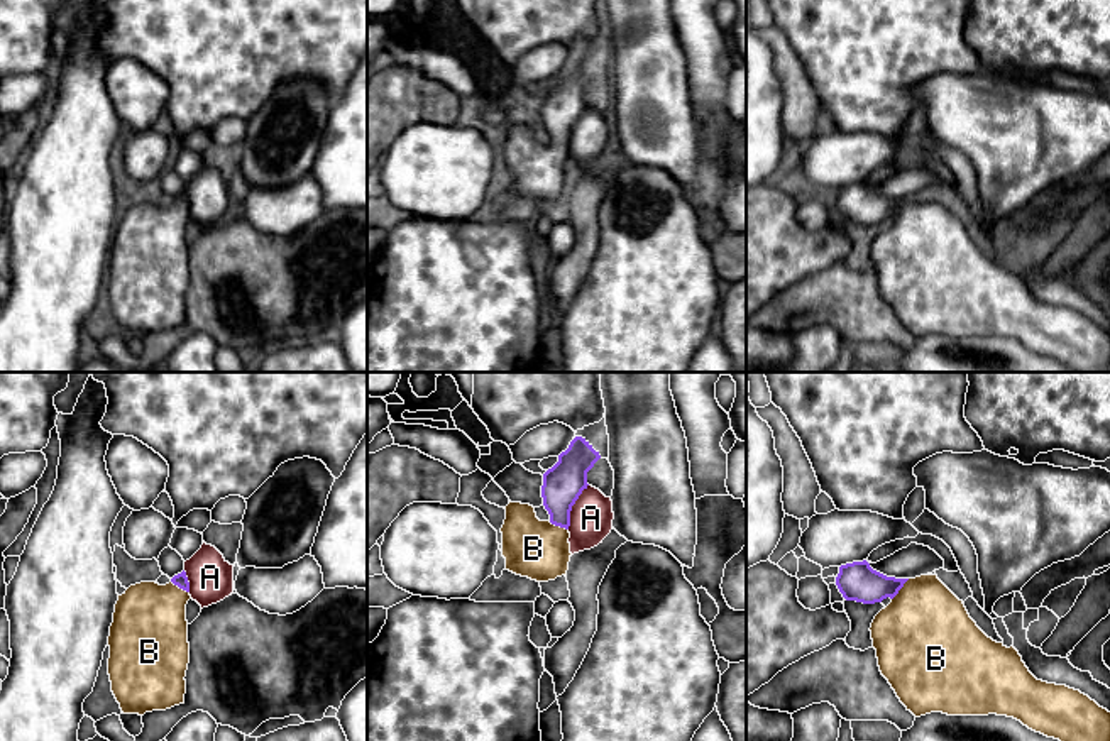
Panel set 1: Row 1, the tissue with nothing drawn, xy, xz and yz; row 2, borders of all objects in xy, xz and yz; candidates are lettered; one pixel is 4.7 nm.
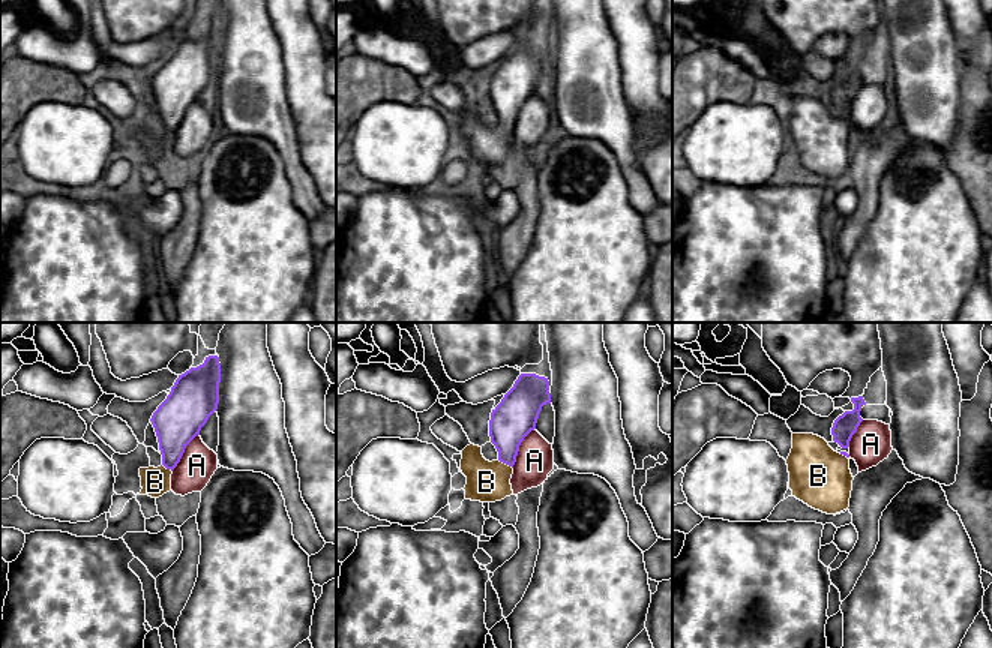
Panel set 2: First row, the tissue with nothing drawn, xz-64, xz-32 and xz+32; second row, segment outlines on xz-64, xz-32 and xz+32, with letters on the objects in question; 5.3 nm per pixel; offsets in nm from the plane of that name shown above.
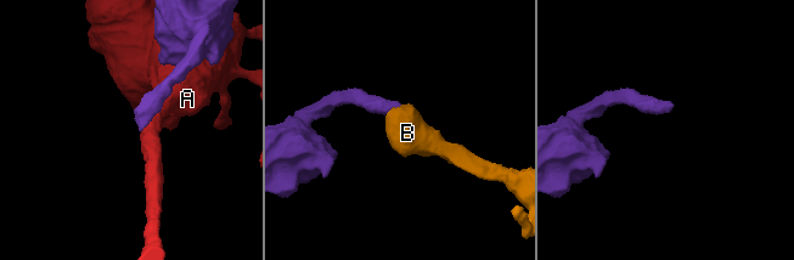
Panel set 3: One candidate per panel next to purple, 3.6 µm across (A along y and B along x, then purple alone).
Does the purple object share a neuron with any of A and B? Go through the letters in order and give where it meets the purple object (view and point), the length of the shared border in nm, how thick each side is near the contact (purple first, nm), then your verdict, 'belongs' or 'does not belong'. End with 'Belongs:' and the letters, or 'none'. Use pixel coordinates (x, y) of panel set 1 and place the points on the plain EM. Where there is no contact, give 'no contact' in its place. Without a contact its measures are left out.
A: xz (572, 126) | 240 nm | 190/200 nm | does not belong
B: yz (901, 208) | 130 nm | 180/440 nm | belongs
Belongs: B

